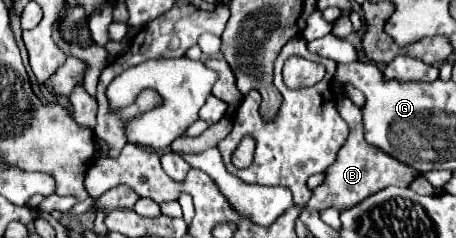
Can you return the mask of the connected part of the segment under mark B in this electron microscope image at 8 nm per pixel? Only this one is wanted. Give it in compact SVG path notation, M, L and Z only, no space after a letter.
M341 97L337 101L337 109L339 109L341 117L347 121L349 129L351 129L349 131L349 139L339 149L335 163L325 171L323 183L313 189L313 197L309 199L307 207L315 209L315 211L321 211L325 207L337 207L339 211L343 211L347 207L357 205L365 197L381 191L383 187L389 187L389 185L409 187L411 181L417 177L417 173L411 167L399 163L397 159L391 159L383 151L379 151L375 147L369 147L365 143L365 139L363 139L363 123L361 123L361 109L355 107L349 97Z

